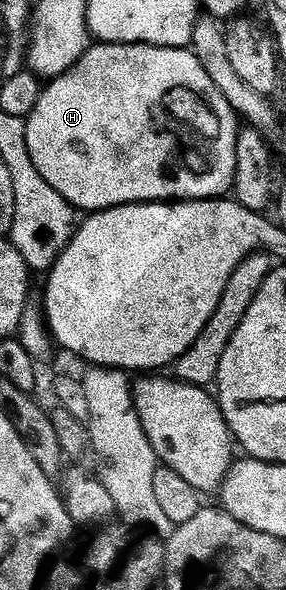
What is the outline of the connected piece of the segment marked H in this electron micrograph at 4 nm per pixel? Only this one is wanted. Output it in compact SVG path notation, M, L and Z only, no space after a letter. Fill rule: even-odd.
M94 42L79 56L79 58L77 58L75 65L71 65L61 75L56 75L54 79L48 80L48 82L42 86L39 97L31 109L31 113L25 116L24 121L25 132L27 133L27 153L31 153L31 162L35 164L35 169L39 169L40 175L47 181L47 185L51 185L51 189L58 191L74 209L81 210L82 207L82 212L85 213L102 211L104 207L117 207L120 203L165 201L170 197L221 197L233 186L233 178L235 177L235 141L237 140L237 133L239 130L239 116L237 112L231 109L227 97L223 97L223 93L219 93L215 81L211 81L211 77L207 77L207 72L203 69L203 65L199 65L199 57L195 57L195 53L189 47L154 47L151 43Z

